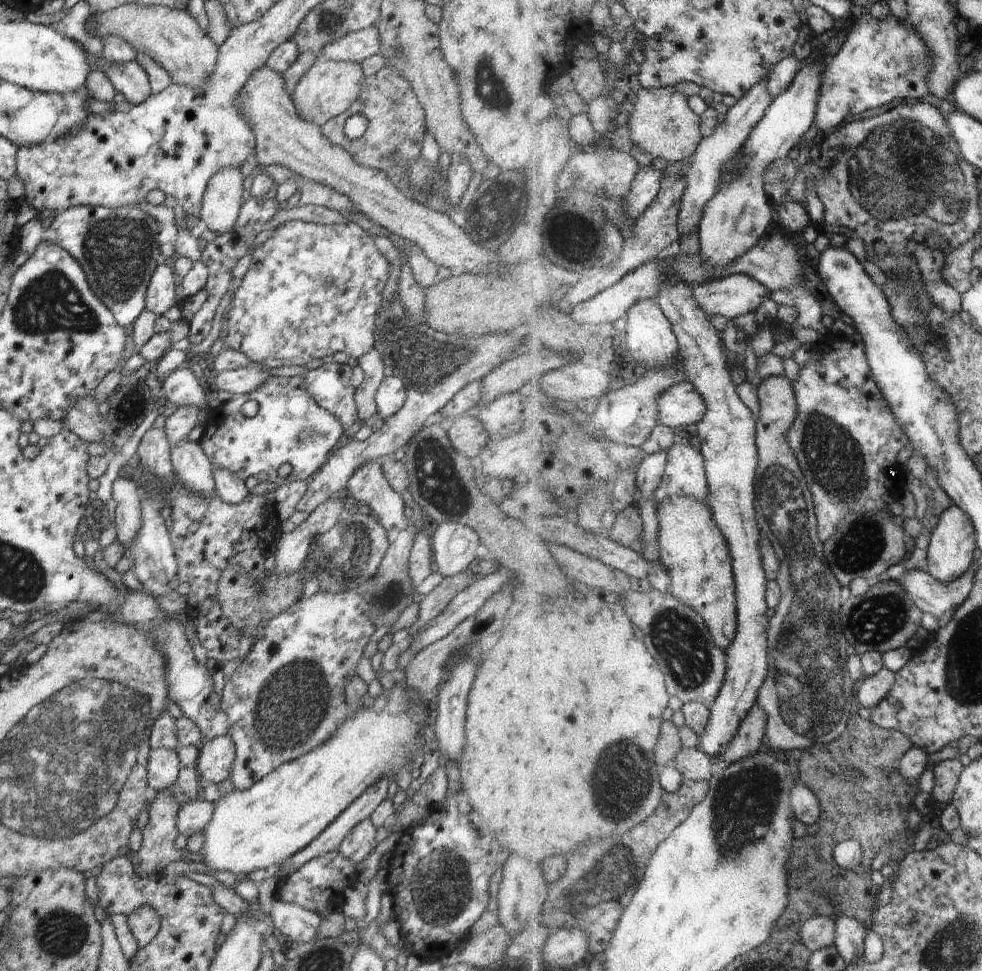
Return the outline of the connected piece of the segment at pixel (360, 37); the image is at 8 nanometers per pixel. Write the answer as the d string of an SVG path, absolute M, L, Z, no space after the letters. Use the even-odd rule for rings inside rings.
M372 26L348 33L340 40L332 41L322 49L320 57L335 61L352 61L360 64L363 60L380 52L380 31Z

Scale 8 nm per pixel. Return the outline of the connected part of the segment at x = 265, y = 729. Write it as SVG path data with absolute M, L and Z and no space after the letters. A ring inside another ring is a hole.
M372 578L364 581L360 587L346 589L336 594L320 590L312 596L300 598L290 608L269 620L264 629L264 636L252 645L252 648L247 652L247 655L240 662L235 672L226 678L226 684L221 696L221 705L223 711L228 715L230 723L227 735L235 746L235 759L230 780L236 791L245 791L252 788L254 784L262 780L266 775L269 775L270 772L281 764L296 760L299 756L310 752L314 747L322 744L330 735L334 734L337 726L350 714L348 700L344 692L345 682L356 676L356 666L362 656L362 650L364 650L364 646L368 644L370 636L376 630L375 624L369 615L369 608L374 595L375 582L374 578Z

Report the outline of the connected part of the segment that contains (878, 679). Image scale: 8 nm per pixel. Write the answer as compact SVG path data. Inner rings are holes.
M884 667L876 676L867 677L863 682L857 694L858 702L870 709L878 706L894 688L896 681L897 673Z

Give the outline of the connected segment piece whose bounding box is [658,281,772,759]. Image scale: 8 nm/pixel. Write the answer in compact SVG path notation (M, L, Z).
M681 281L674 286L665 282L660 287L658 301L666 316L673 321L677 332L681 355L689 381L705 396L708 412L705 419L693 429L701 438L702 452L706 457L707 475L710 483L710 498L714 516L725 532L734 557L737 576L737 605L739 631L733 646L727 649L728 672L720 696L711 708L710 722L700 748L713 758L721 757L733 740L737 738L742 723L759 704L761 688L769 678L769 628L771 619L768 602L769 578L763 561L763 538L757 513L757 472L761 464L758 448L758 418L740 398L734 380L732 365L726 356L726 344L721 332L710 321L710 316L701 307L695 296L695 285Z

